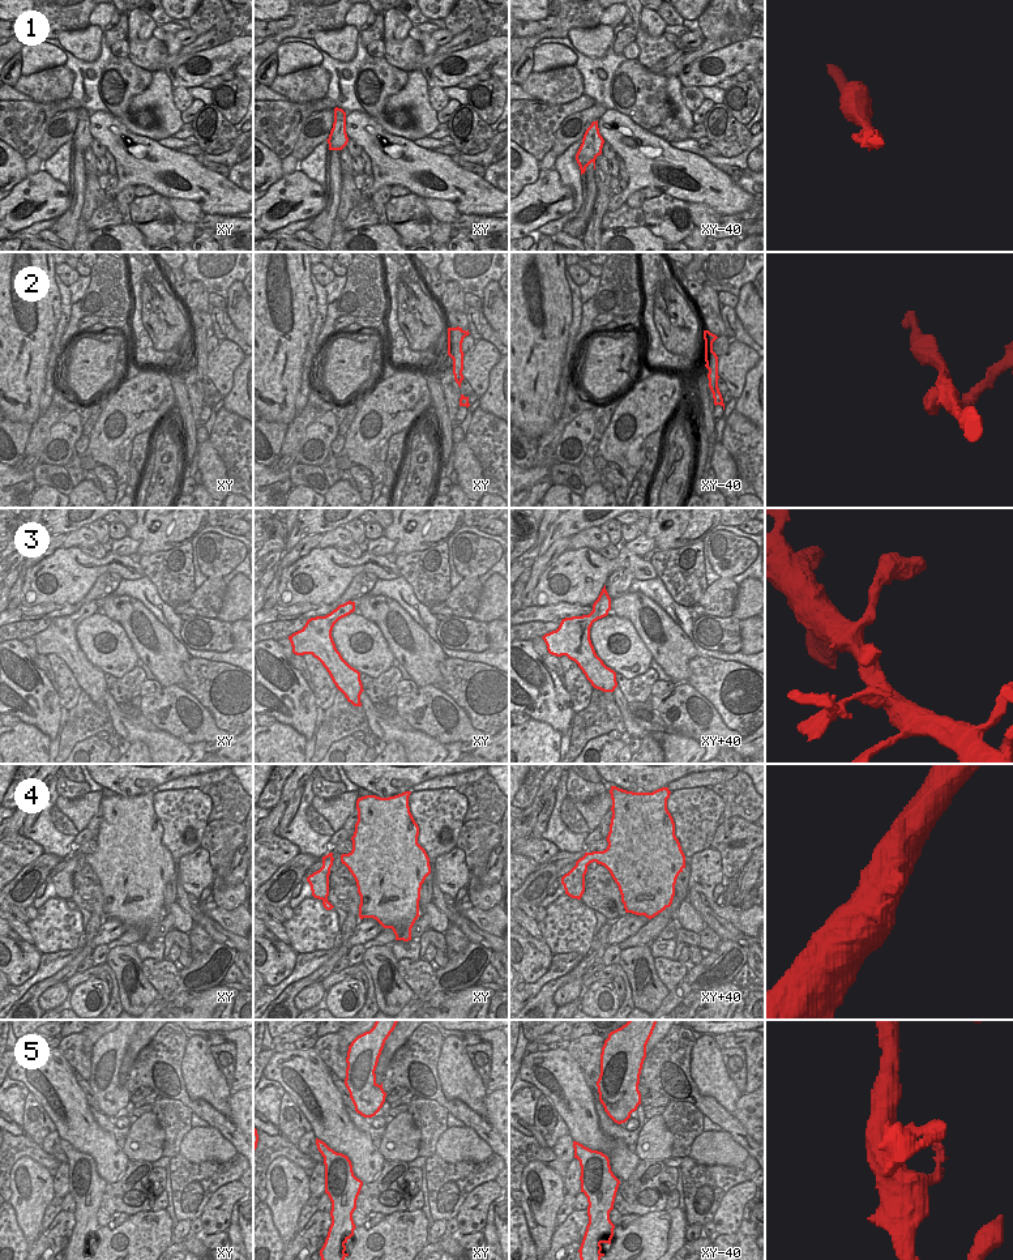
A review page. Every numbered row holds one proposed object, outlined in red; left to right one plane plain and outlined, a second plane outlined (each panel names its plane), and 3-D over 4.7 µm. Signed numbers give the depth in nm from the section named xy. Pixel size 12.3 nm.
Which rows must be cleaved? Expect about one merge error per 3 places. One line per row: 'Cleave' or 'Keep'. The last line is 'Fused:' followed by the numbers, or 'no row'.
1: Cleave
2: Cleave
3: Keep
4: Keep
5: Keep
Fused: 1, 2

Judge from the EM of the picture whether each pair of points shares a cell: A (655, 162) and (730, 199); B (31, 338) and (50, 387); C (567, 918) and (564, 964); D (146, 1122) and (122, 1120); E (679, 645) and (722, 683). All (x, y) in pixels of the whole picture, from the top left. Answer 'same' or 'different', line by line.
A: same
B: different
C: different
D: different
E: different

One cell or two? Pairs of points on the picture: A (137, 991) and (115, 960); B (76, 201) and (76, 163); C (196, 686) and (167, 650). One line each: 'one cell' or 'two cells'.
A: one cell
B: one cell
C: two cells

